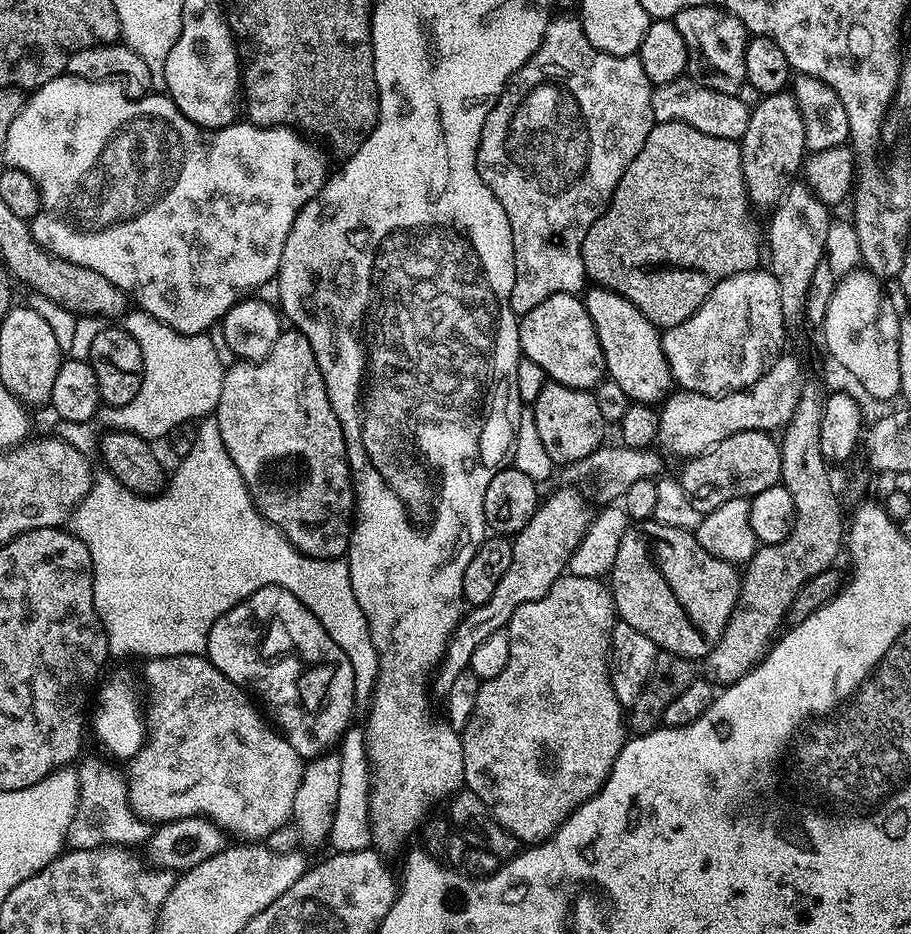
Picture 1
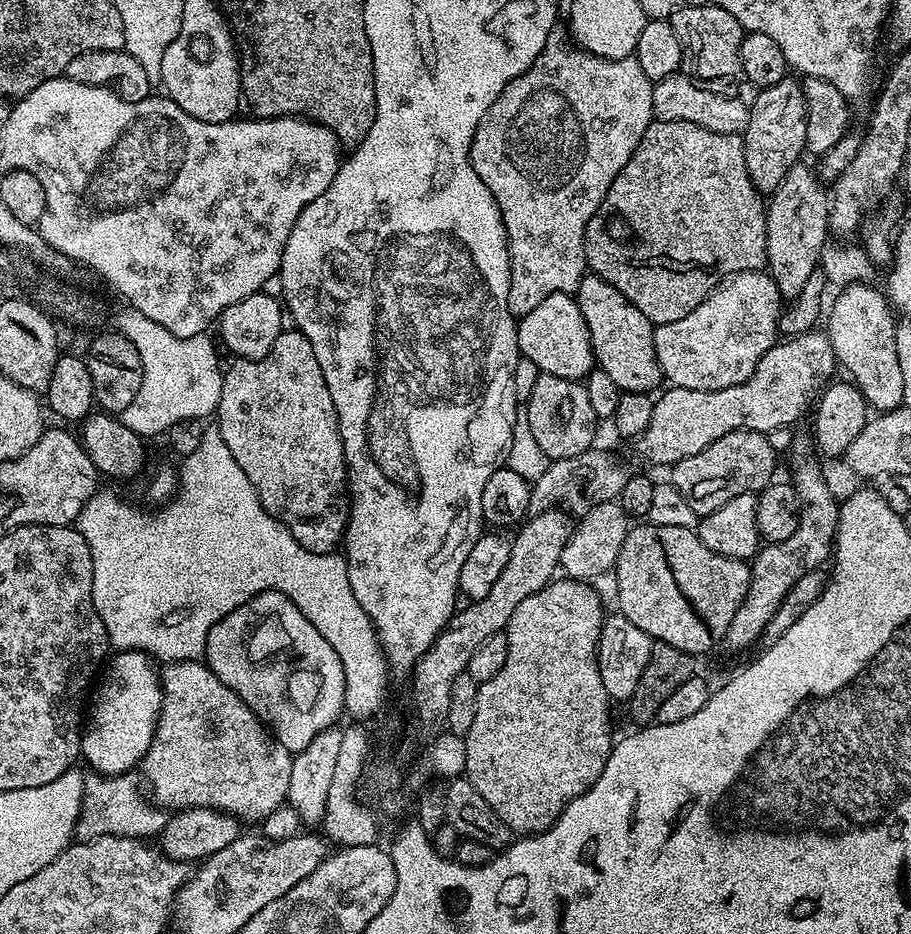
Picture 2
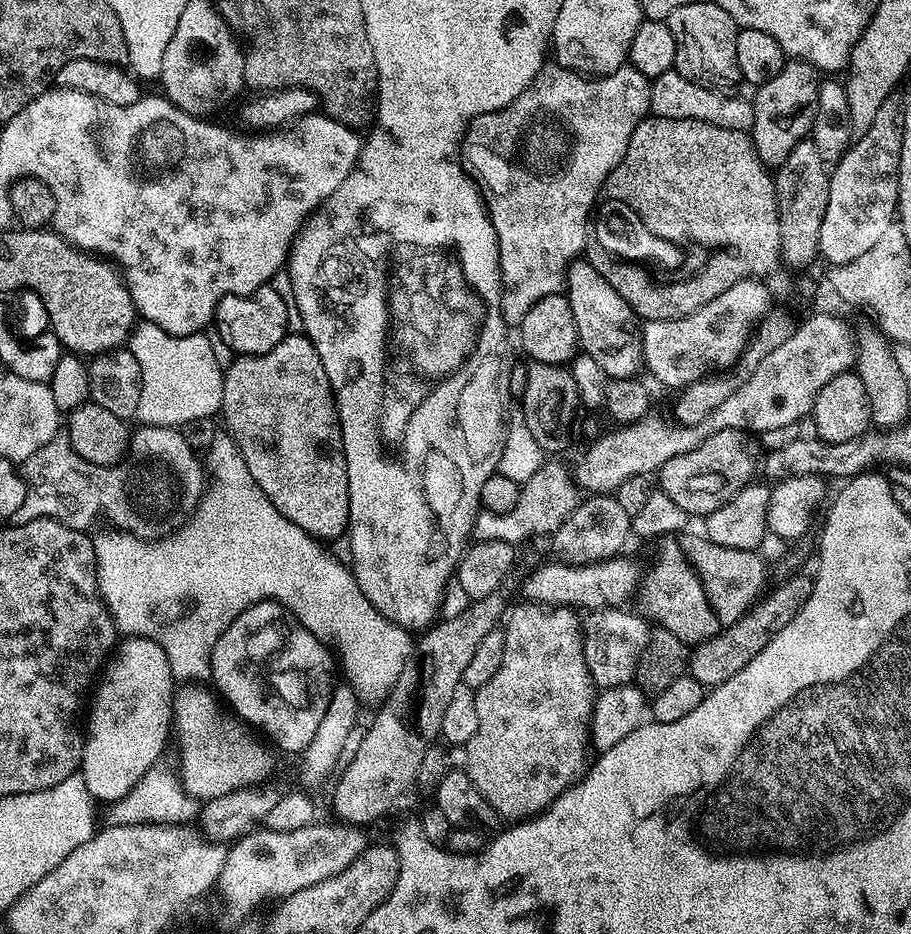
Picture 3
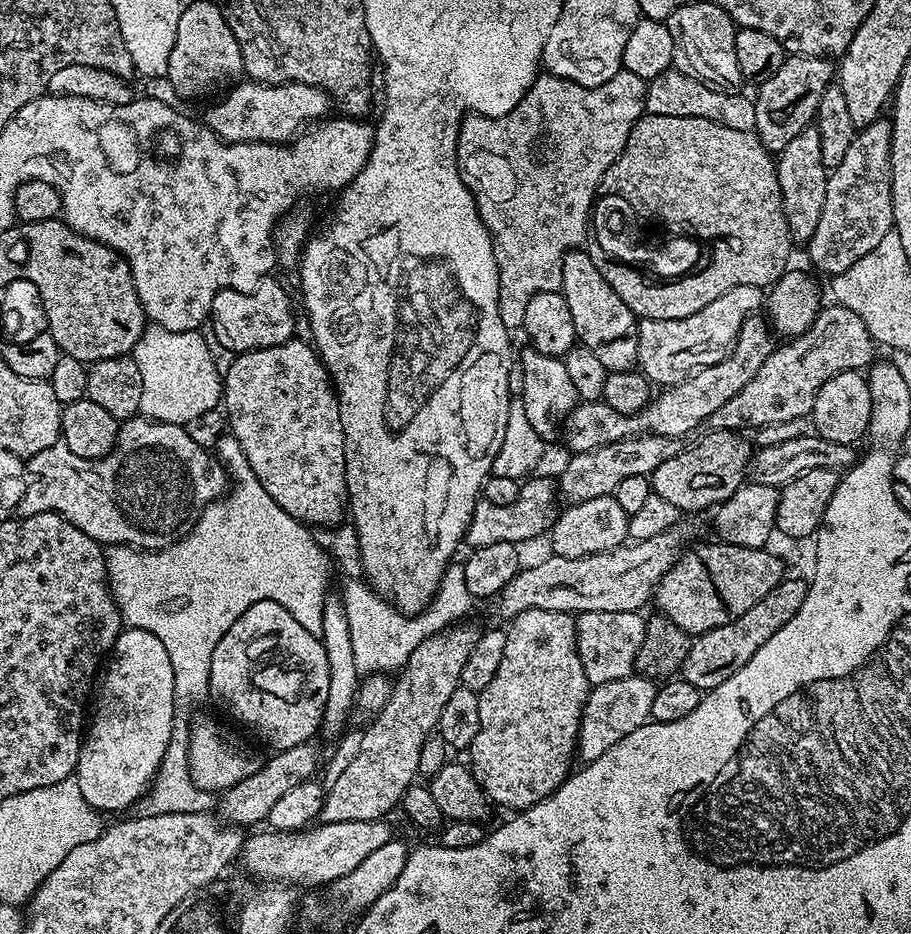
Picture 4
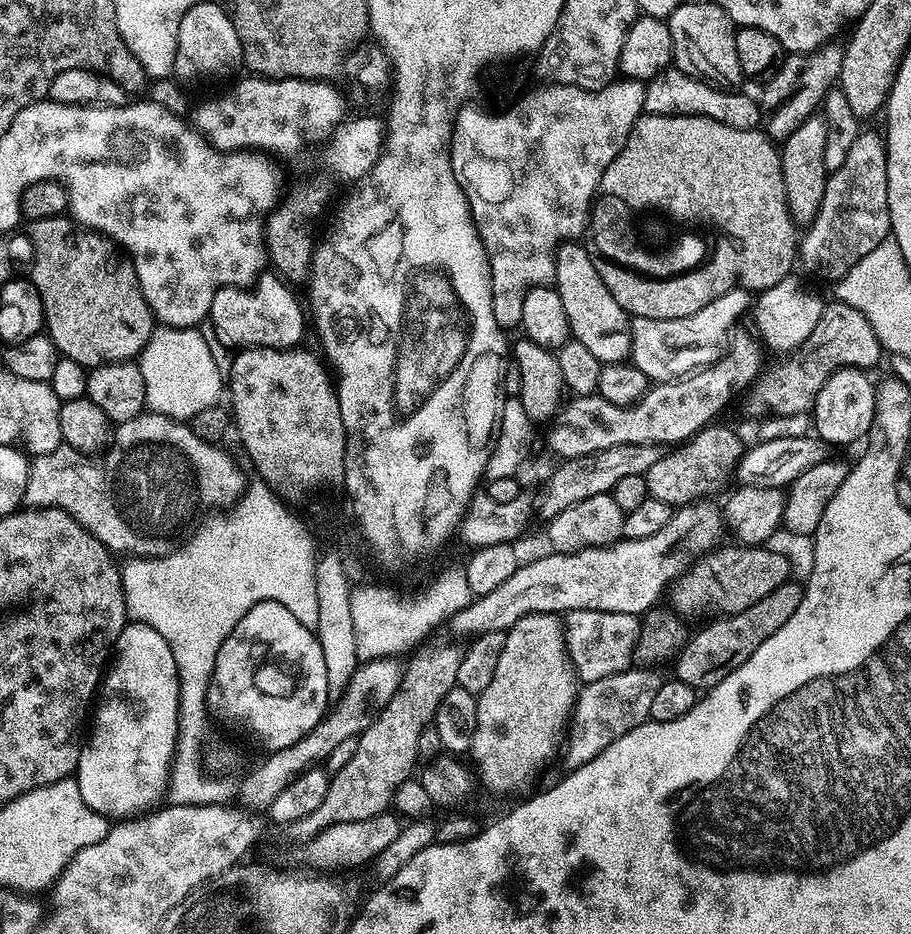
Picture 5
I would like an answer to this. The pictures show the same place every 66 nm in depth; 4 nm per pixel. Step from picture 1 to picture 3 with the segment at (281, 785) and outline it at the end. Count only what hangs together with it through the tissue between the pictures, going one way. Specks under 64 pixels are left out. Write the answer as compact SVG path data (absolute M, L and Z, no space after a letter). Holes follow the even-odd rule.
M204 686L181 688L184 689L181 692L179 689L172 701L171 731L174 744L176 740L176 752L180 755L178 781L184 791L193 800L203 802L239 788L263 785L263 780L276 764L272 757L273 749L243 720L229 714L225 705L211 691L208 693Z

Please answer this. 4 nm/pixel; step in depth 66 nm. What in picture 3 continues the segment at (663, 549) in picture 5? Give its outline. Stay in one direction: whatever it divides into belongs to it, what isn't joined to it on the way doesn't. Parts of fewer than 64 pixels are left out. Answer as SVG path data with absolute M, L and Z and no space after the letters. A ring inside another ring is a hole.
M613 558L602 564L570 565L559 562L544 564L536 569L524 584L523 599L538 604L550 604L553 606L573 606L578 610L595 610L597 608L619 608L627 605L628 599L633 599L634 591L638 586L638 572L635 572L632 564L625 558Z

